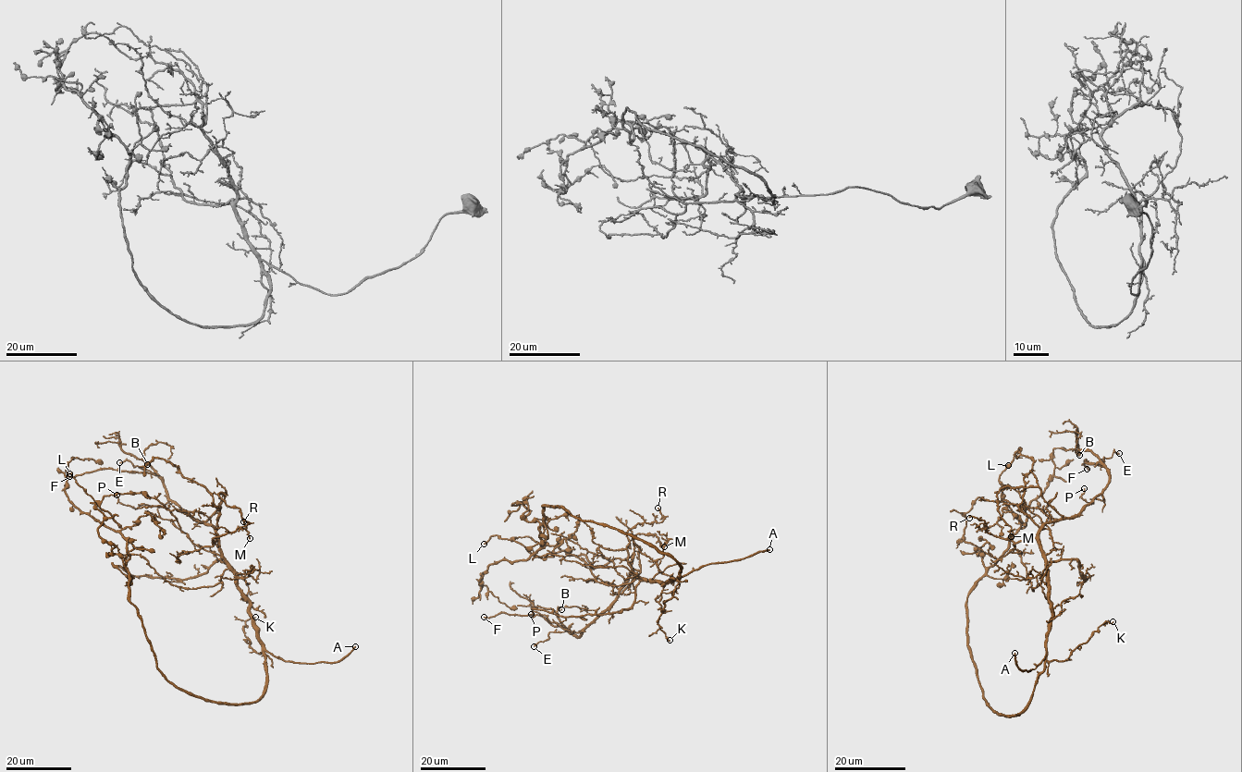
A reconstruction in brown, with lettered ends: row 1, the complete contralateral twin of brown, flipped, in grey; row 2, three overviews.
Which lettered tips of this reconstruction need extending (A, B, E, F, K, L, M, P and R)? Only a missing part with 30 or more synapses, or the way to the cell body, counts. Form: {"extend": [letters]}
{"extend": ["A"]}

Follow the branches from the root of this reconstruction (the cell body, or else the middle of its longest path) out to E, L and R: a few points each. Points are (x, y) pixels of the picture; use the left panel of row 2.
E: (240, 704), (255, 702), (264, 692), (264, 643), (216, 532), (172, 502), (157, 475), (129, 461), (119, 462)
L: (240, 704), (217, 704), (188, 693), (157, 667), (138, 609), (129, 600), (127, 539), (121, 526), (69, 473)
R: (240, 704), (255, 702), (264, 692), (264, 643), (236, 572), (213, 539), (250, 523), (243, 521)

